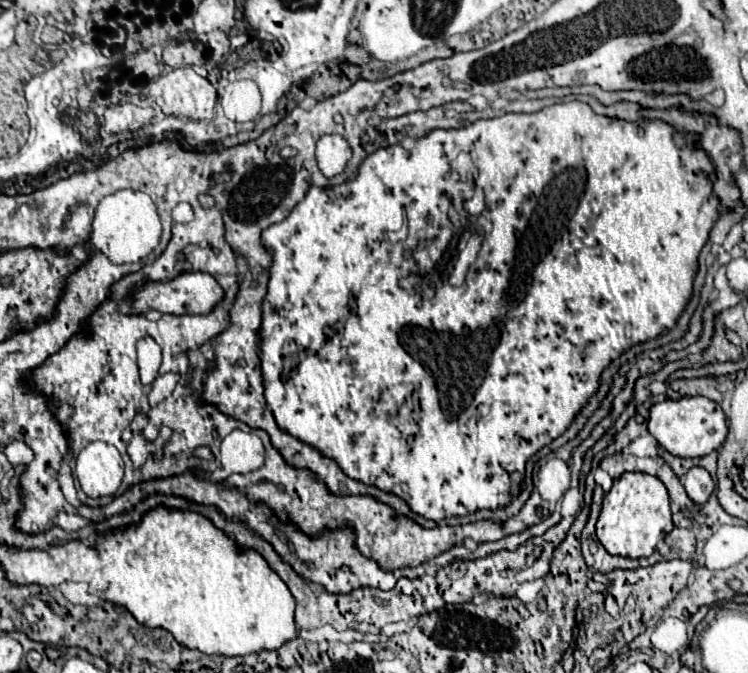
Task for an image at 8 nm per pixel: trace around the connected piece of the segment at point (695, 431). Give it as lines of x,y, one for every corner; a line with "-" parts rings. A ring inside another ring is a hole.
682,397
680,401
666,399
652,405
648,431
674,457
694,459
694,457
706,457
710,451
718,451
726,441
728,425
722,407
712,399

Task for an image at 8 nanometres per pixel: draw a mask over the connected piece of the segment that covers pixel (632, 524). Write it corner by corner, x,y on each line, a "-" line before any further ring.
624,473
604,497
596,535
610,555
642,559
656,551
656,545
674,529
668,491
664,483
646,473

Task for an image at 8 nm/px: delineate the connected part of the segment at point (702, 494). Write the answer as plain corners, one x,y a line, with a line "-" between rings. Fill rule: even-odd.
702,467
690,469
690,471
684,475
682,483
684,483
684,489
686,489
688,497
690,497
696,505
706,503
708,497
712,495
712,491
714,491
714,481
712,481
710,473
708,473
706,469
702,469

